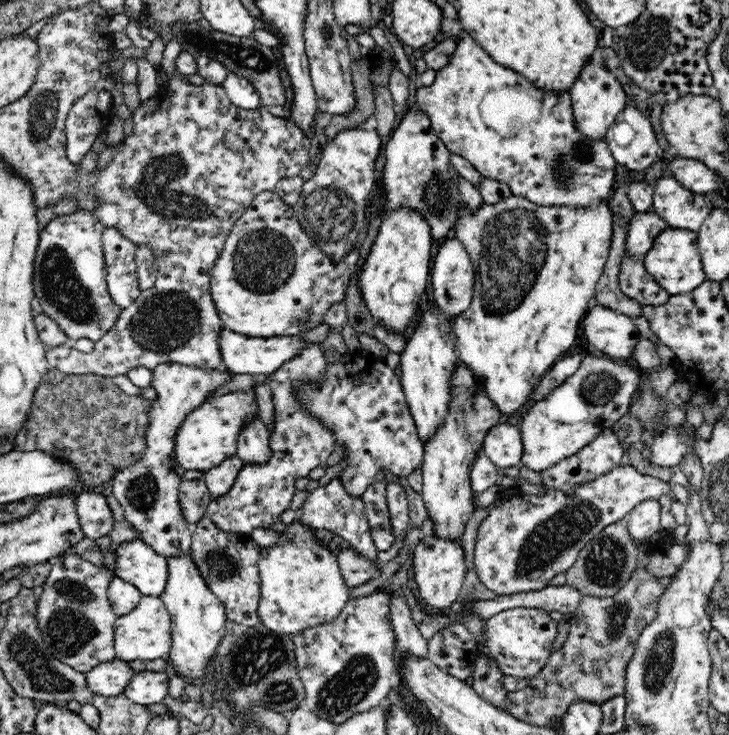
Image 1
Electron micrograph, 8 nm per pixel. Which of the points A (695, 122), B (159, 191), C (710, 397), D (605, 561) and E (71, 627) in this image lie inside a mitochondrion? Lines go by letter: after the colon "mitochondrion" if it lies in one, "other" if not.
A: other
B: mitochondrion
C: other
D: mitochondrion
E: mitochondrion

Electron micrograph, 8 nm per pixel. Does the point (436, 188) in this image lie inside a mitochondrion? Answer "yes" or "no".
yes

